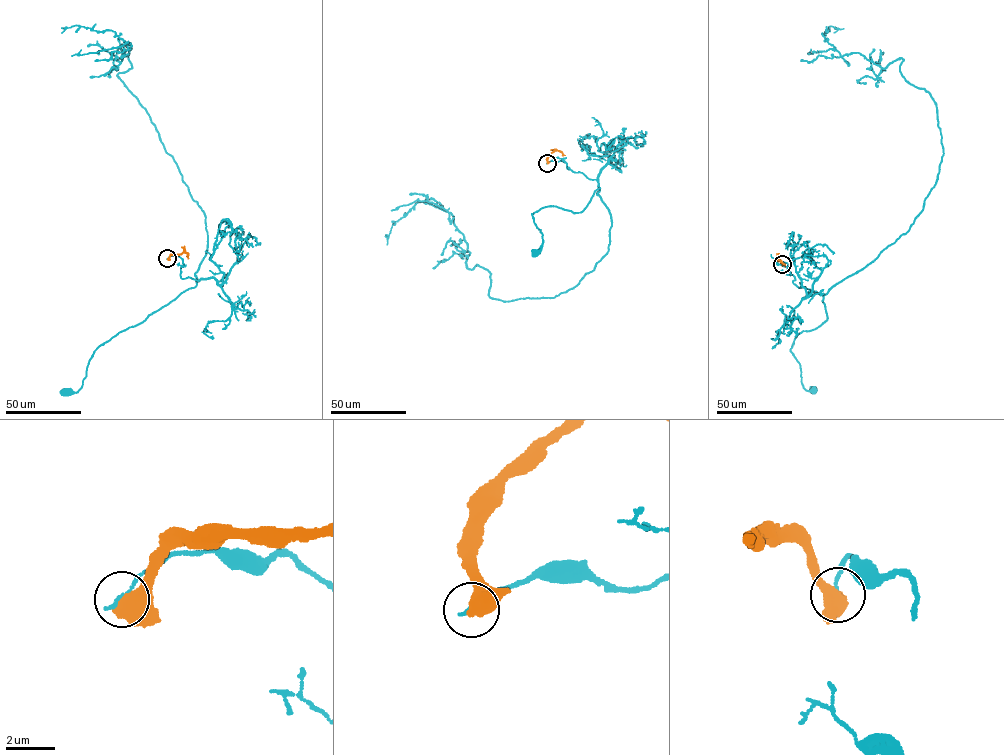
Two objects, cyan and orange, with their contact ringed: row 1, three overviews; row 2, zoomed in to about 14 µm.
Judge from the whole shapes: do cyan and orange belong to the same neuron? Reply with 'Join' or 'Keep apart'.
Keep apart

